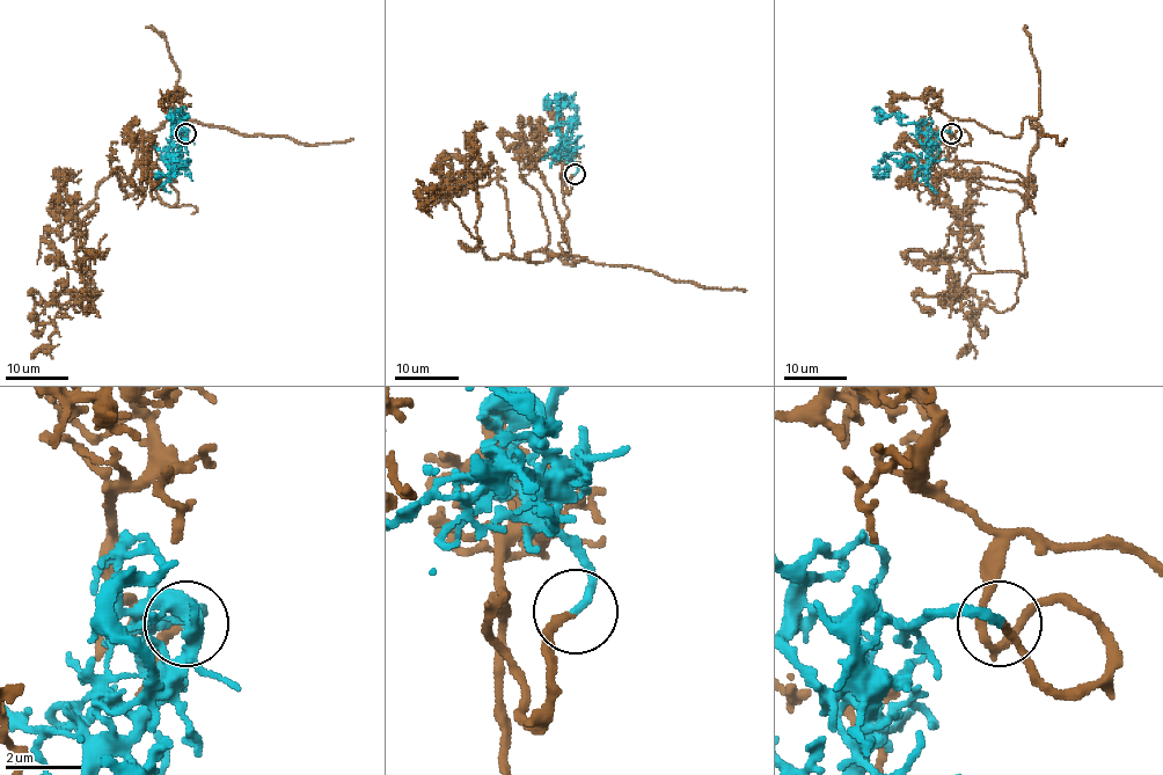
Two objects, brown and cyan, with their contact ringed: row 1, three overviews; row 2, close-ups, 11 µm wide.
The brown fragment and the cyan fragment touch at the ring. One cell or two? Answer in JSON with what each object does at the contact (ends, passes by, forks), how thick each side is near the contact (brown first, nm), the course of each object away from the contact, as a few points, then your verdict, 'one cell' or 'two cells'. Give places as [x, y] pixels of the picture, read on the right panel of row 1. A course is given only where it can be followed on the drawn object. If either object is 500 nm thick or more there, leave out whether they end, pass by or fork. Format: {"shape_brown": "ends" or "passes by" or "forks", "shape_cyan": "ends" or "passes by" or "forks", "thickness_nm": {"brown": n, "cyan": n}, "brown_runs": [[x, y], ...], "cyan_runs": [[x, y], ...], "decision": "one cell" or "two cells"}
{"shape_brown": "ends", "shape_cyan": "ends", "thickness_nm": {"brown": 200, "cyan": 240}, "brown_runs": [[952, 133], [1032, 117], [1023, 275], [967, 257], [967, 177], [940, 191]], "cyan_runs": [[952, 133], [930, 132], [919, 156], [892, 154], [879, 172], [889, 176]], "decision": "one cell"}

